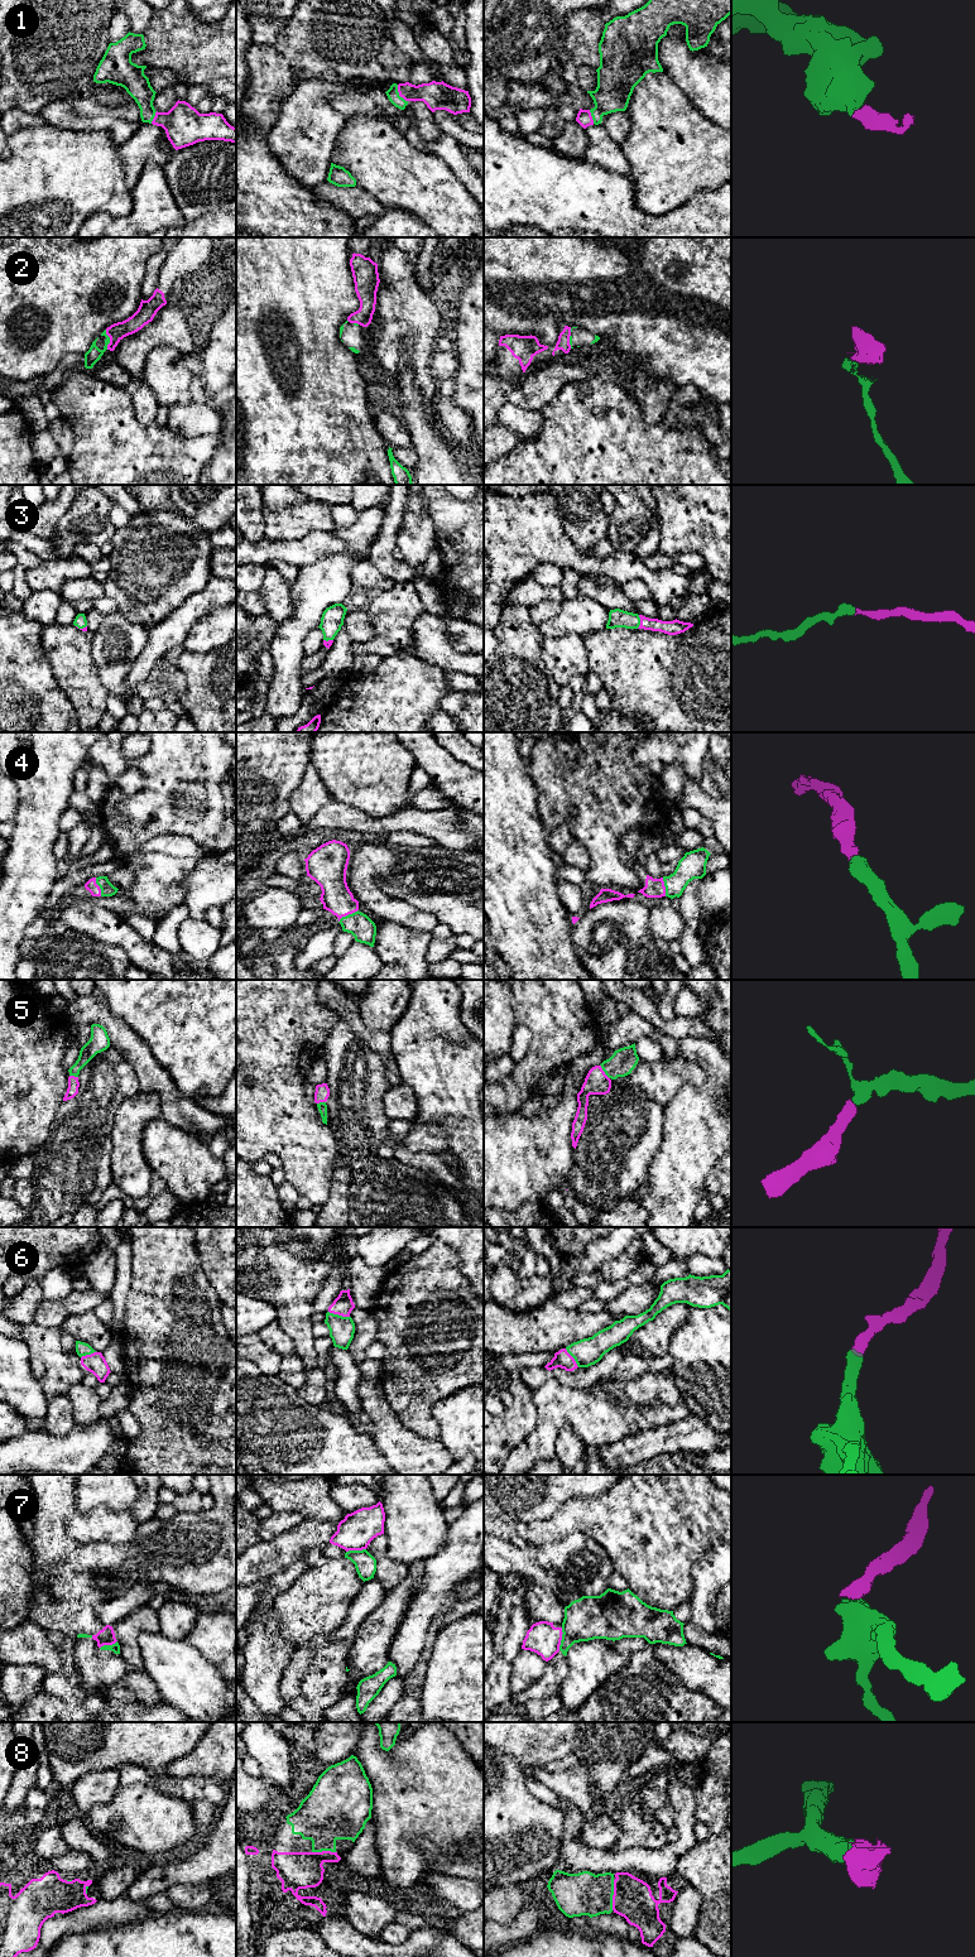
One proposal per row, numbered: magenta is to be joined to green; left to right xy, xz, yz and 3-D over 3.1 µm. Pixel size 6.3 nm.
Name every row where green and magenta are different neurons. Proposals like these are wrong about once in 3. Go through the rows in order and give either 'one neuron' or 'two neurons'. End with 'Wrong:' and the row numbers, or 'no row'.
1: one neuron
2: two neurons
3: one neuron
4: one neuron
5: one neuron
6: one neuron
7: two neurons
8: one neuron
Wrong: 2, 7

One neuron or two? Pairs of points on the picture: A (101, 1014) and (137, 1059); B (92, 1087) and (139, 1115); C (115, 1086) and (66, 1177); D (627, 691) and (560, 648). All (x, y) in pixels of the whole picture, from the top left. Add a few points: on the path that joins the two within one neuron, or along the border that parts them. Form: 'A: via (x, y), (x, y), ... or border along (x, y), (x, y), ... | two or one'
A: via (113, 1025), (131, 1048) | one
B: border along (139, 1090), (128, 1096), (118, 1107), (111, 1133) | two
C: via (92, 1109), (81, 1129), (81, 1149), (77, 1154) | one
D: border along (582, 638), (590, 671) | two

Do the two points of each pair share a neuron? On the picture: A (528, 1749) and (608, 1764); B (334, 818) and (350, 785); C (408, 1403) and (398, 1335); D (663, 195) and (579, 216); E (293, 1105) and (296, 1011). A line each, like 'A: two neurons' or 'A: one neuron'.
A: one neuron
B: two neurons
C: one neuron
D: two neurons
E: one neuron

